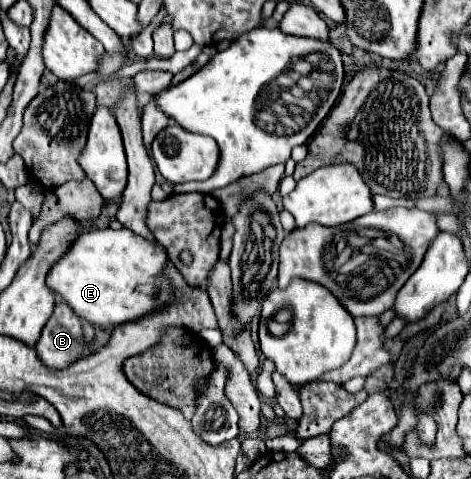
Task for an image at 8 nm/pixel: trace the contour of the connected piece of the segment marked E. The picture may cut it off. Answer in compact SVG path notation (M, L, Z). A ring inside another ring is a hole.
M90 229L76 237L68 251L52 265L46 285L62 295L80 319L92 325L120 325L172 301L172 291L162 275L166 253L130 229Z

